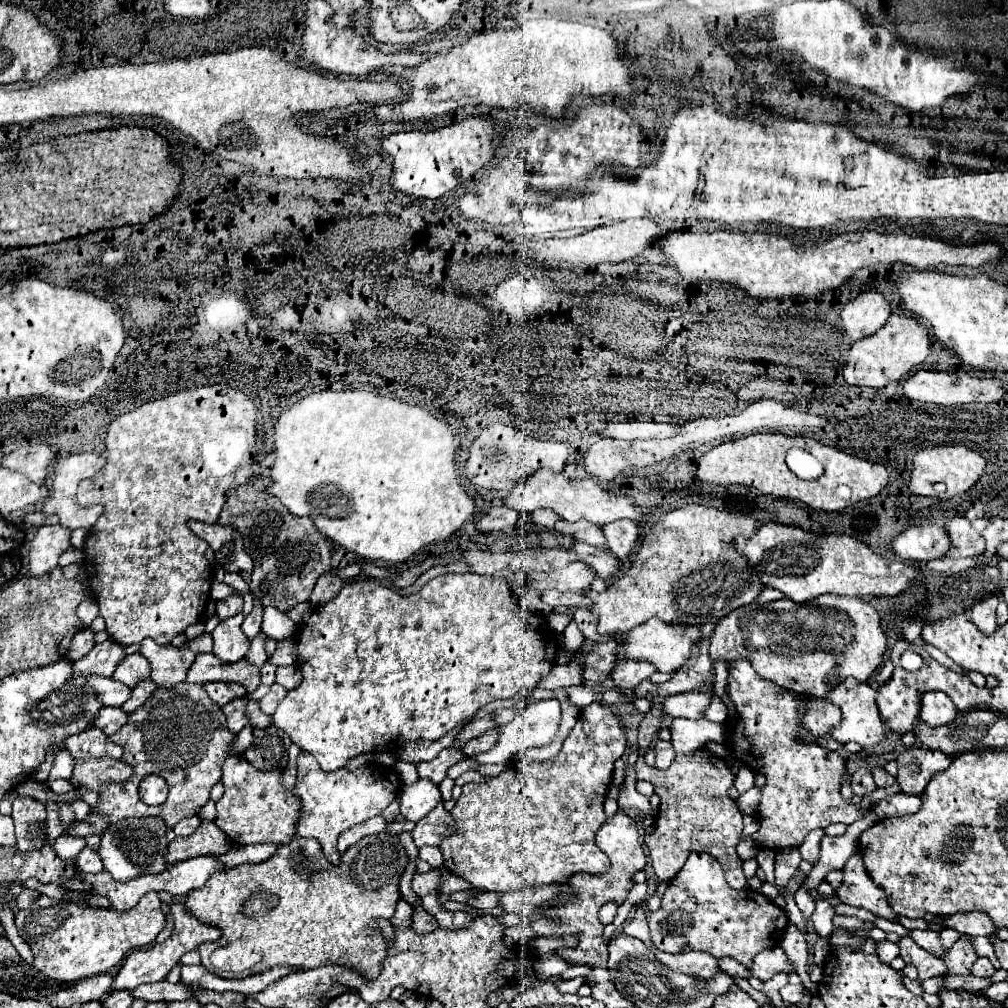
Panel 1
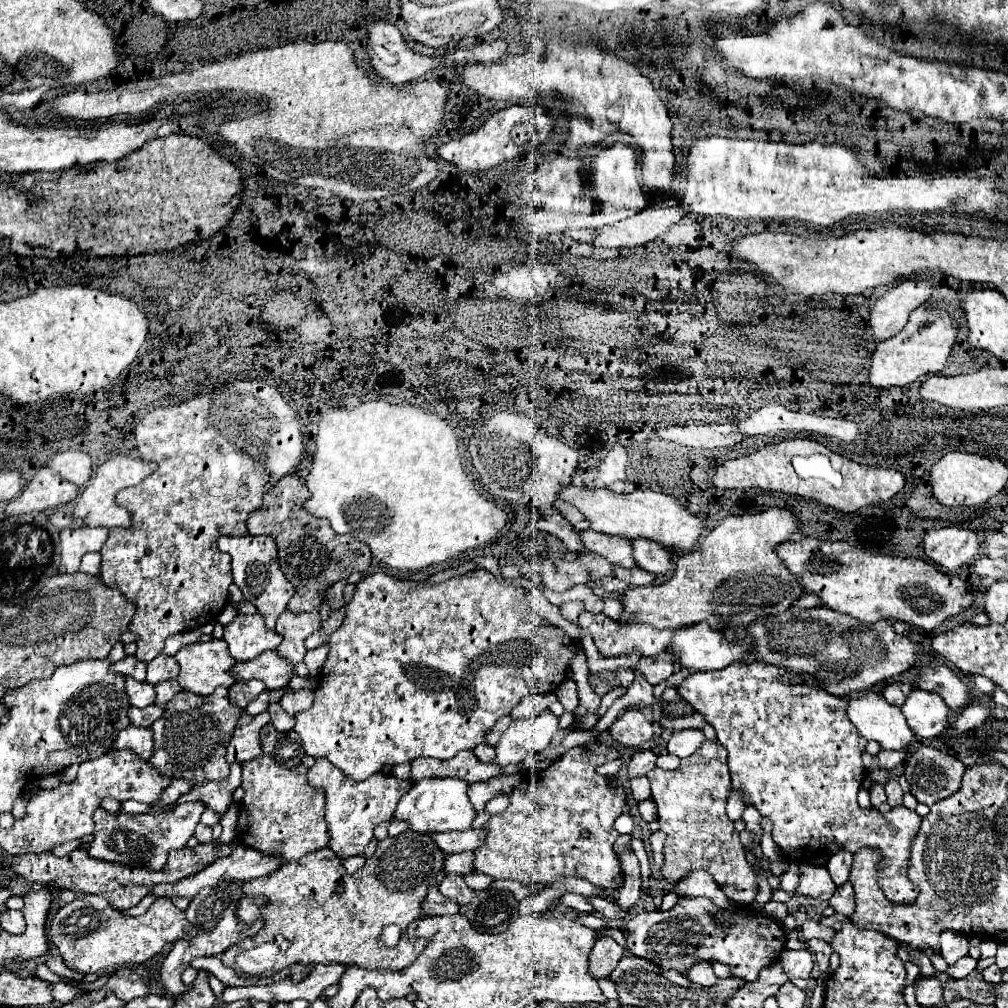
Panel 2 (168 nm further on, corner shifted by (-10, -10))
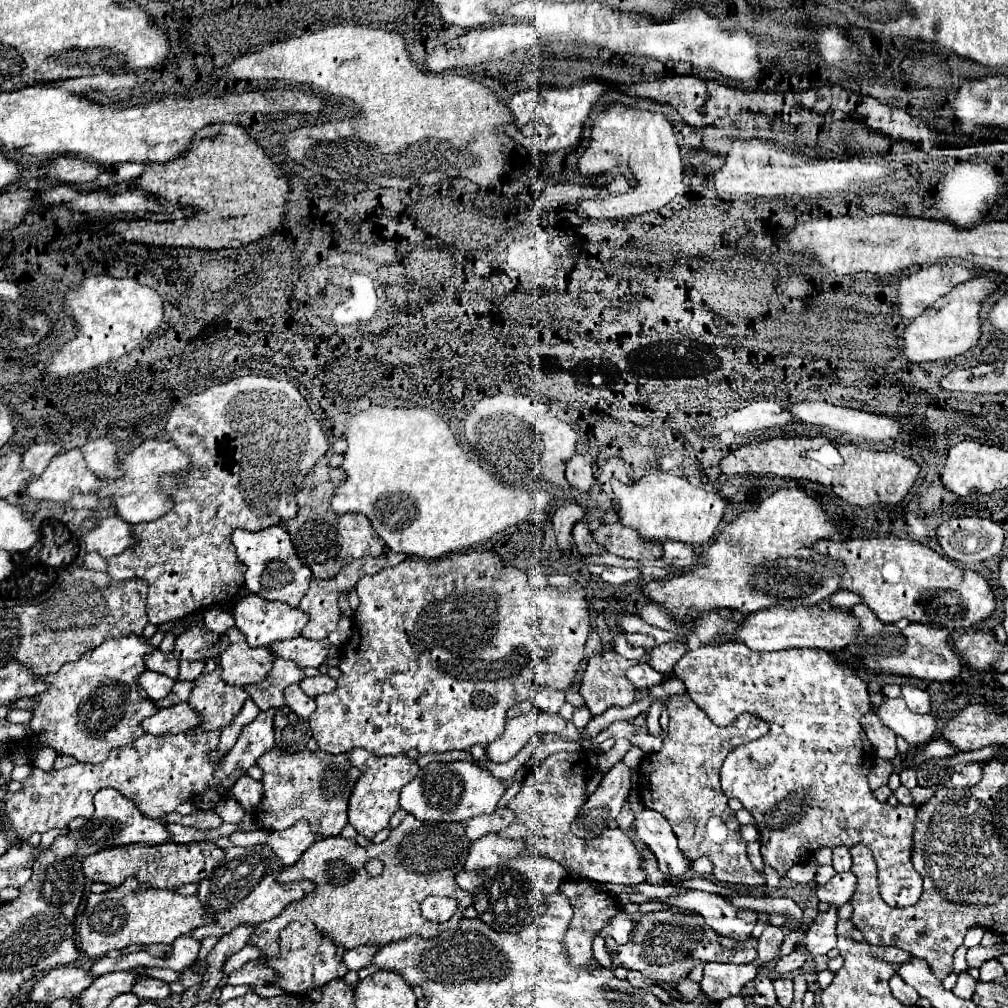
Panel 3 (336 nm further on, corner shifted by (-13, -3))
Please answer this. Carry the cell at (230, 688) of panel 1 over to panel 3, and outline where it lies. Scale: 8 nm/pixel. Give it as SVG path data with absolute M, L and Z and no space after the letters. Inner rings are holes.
M275 660L271 674L259 682L259 684L249 684L245 690L251 694L251 700L261 708L281 708L285 704L283 700L283 690L293 684L303 680L303 668L299 664L291 664L289 660Z

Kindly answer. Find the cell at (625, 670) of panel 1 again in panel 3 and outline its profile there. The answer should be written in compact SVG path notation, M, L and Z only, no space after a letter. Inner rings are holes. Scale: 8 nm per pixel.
M665 642L665 644L659 644L651 650L649 654L649 664L661 672L661 674L671 674L673 672L673 666L677 664L677 660L687 652L685 644L681 642Z

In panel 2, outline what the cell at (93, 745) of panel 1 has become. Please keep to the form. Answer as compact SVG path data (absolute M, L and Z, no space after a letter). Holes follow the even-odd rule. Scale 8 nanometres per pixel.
M134 725L122 729L112 743L112 751L120 751L120 749L136 751L136 755L140 755L140 759L148 761L152 755L152 731L134 727Z

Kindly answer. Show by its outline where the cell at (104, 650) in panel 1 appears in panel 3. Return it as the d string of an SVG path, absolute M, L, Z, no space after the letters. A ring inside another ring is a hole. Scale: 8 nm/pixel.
M155 650L153 654L147 656L147 668L161 672L173 680L177 680L179 676L179 660L175 660L173 654L165 654L161 650Z

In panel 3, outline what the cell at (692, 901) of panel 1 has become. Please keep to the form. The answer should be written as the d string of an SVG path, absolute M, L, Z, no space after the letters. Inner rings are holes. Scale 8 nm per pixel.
M665 910L643 914L641 920L635 924L629 942L625 946L615 946L615 950L611 950L609 954L613 966L637 970L643 976L661 982L679 984L701 962L723 962L723 964L753 962L757 958L757 940L749 938L745 942L731 942L731 938L723 938L715 930L711 930L705 924L703 916L699 914Z

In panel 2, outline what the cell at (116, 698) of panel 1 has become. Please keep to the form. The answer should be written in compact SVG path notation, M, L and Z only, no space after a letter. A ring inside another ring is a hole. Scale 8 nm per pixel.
M126 679L126 691L128 691L130 705L138 707L138 709L144 709L144 707L152 705L154 697L156 697L152 685L140 683L140 681L134 681L134 679Z

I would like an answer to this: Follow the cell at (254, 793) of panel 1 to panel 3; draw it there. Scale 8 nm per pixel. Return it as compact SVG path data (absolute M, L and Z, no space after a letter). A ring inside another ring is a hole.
M273 748L263 754L257 764L263 768L261 782L265 786L265 796L255 812L255 818L265 824L265 828L285 830L307 818L319 838L341 834L347 824L347 800L351 796L351 788L361 776L357 768L347 764L347 754L327 754L321 750L285 752L281 748Z

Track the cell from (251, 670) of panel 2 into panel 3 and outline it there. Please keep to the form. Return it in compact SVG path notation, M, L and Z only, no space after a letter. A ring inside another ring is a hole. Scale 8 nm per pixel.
M299 636L299 638L291 638L291 640L273 642L271 648L277 658L295 660L303 668L309 668L309 666L319 668L323 664L323 660L329 656L331 642L327 638L325 640L309 640L309 638Z

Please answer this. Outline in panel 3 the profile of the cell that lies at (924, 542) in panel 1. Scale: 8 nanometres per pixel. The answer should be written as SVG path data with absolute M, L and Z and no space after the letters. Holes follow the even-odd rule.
M953 518L937 528L943 552L957 562L975 564L997 556L1005 546L1005 528L987 518Z

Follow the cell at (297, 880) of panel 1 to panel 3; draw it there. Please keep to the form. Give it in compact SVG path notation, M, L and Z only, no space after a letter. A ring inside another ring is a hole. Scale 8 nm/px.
M409 814L383 844L363 848L355 840L343 836L321 838L297 860L297 864L279 874L281 882L313 880L317 884L315 890L299 900L299 904L285 908L275 920L257 925L249 941L263 952L263 958L273 958L277 954L279 932L295 920L311 920L319 930L325 930L335 944L341 944L347 950L365 944L385 946L411 934L433 938L455 928L463 918L465 908L473 906L473 894L459 888L455 882L455 876L463 870L463 860L467 860L467 848L471 848L471 840L467 840L463 822L421 822ZM373 858L383 864L379 876L369 876L365 870L365 864ZM427 896L457 898L459 912L447 922L431 922L421 914L421 902Z

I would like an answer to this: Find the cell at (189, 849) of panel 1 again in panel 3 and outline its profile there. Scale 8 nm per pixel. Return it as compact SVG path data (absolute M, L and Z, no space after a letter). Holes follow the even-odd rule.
M167 840L167 844L127 844L119 848L105 848L95 856L87 856L83 860L83 872L93 882L103 882L109 886L119 886L127 876L137 876L139 882L151 888L181 888L189 882L199 882L207 878L213 866L223 860L223 850L215 842L193 842L193 844L175 844Z

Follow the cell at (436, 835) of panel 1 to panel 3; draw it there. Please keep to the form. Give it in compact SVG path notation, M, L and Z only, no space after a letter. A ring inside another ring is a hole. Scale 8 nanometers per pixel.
M507 806L497 808L491 814L483 814L483 816L475 816L467 822L467 836L471 840L477 840L485 834L491 832L501 832L503 828L507 828L511 822L515 820L515 812L511 812Z

